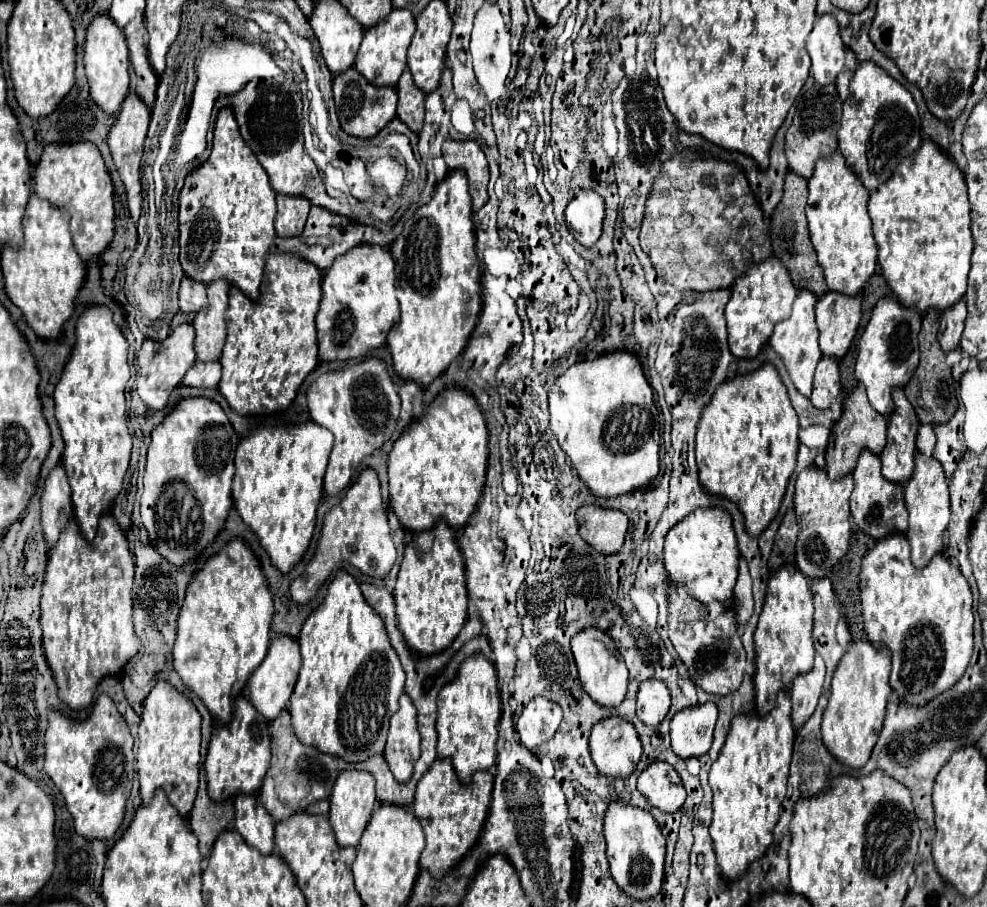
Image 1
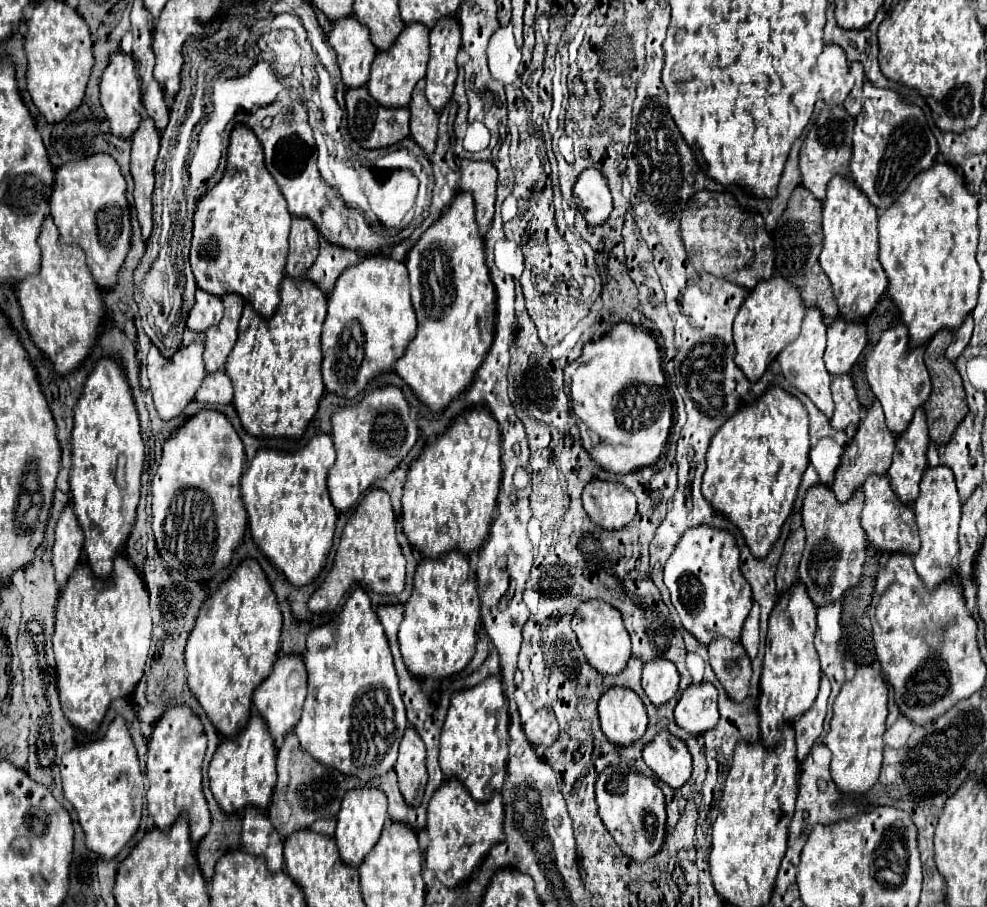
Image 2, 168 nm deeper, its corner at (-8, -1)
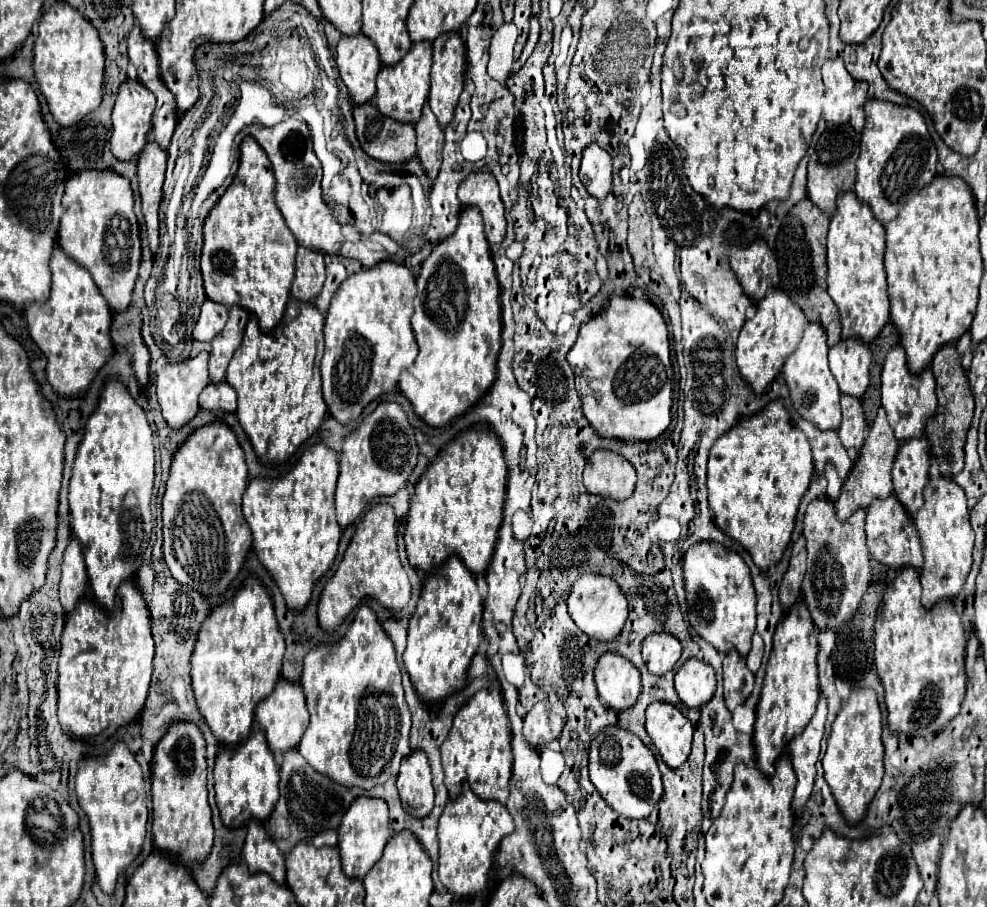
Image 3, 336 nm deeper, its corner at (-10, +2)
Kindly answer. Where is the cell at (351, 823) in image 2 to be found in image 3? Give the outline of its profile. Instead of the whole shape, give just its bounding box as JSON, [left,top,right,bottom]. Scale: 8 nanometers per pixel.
[339,797,391,879]

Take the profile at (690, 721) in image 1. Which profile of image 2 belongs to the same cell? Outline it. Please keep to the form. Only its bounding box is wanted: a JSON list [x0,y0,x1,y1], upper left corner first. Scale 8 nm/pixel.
[675,682,717,734]

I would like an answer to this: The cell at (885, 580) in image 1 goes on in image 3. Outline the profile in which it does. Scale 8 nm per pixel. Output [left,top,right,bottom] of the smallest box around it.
[875,567,967,737]

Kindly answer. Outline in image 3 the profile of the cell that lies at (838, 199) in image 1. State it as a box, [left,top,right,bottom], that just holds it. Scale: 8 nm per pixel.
[827,191,889,343]

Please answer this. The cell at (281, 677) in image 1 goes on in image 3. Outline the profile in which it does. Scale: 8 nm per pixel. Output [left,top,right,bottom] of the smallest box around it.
[255,677,309,751]

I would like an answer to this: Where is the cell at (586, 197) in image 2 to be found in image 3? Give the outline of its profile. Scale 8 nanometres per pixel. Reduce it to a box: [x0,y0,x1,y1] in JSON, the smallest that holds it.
[579,143,611,199]

